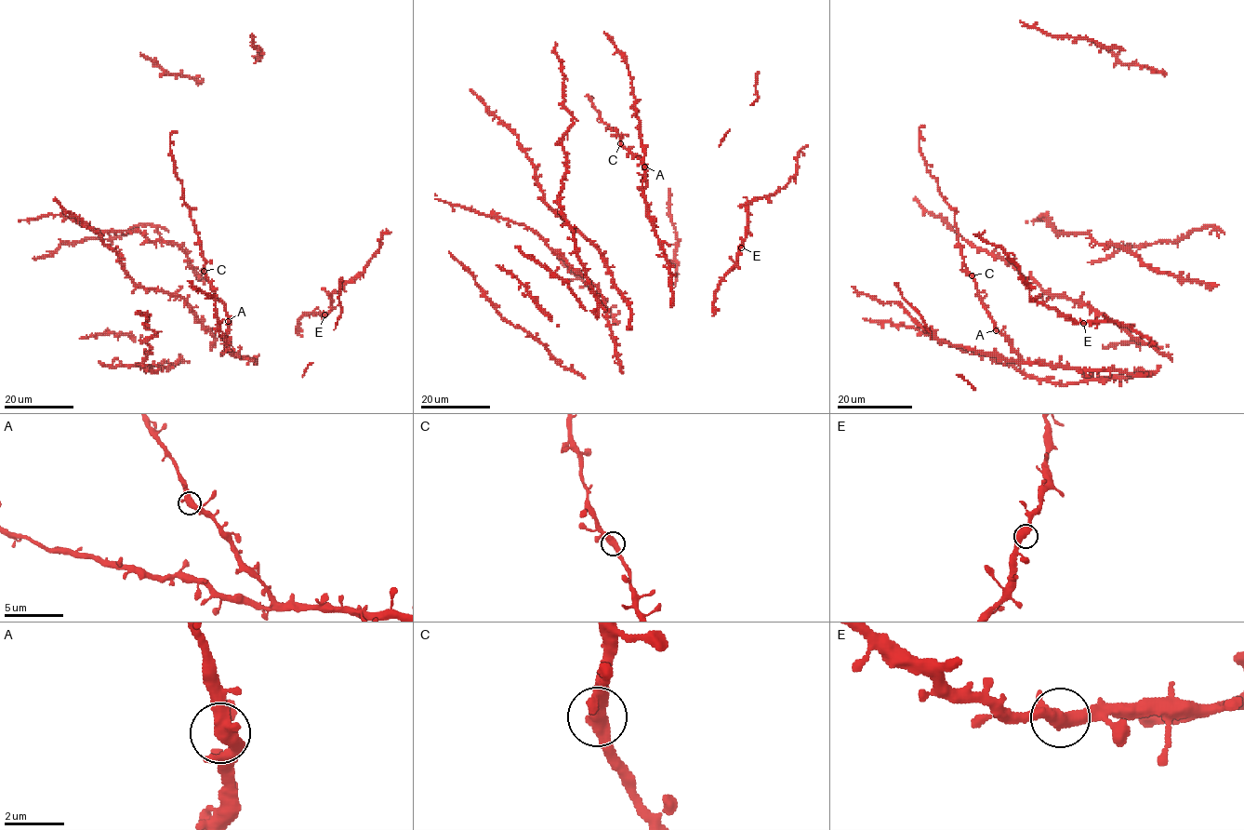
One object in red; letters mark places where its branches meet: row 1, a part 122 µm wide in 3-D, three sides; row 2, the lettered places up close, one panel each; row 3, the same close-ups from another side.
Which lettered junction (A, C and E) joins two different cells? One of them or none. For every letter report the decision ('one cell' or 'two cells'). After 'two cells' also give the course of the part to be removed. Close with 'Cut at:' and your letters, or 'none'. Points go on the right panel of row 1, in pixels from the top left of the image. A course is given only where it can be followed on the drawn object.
A: one cell
C: one cell
E: one cell
Cut at: none

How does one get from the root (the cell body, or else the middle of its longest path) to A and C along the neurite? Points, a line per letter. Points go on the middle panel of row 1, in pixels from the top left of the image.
A: (671, 303), (668, 262), (650, 218), (643, 192), (644, 167)
C: (671, 303), (668, 262), (650, 218), (643, 192), (645, 167), (639, 156), (620, 143)

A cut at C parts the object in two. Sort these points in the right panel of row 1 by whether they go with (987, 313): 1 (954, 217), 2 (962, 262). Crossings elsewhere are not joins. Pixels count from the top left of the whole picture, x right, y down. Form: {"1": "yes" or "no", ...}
{"1": "no", "2": "no"}

